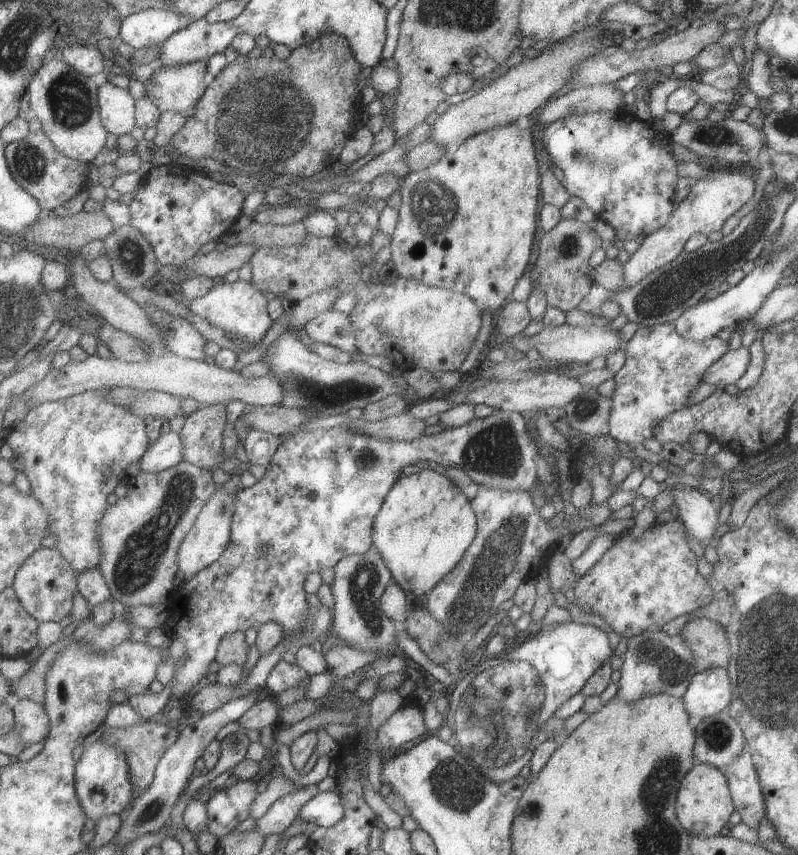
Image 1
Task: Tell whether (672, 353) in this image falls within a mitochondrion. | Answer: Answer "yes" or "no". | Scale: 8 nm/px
no

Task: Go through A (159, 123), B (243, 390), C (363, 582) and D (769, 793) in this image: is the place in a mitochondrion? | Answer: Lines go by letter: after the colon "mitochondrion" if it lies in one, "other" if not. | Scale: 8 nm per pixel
A: other
B: other
C: mitochondrion
D: other

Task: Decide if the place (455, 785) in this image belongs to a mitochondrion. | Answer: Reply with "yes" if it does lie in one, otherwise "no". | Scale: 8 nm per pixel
yes

